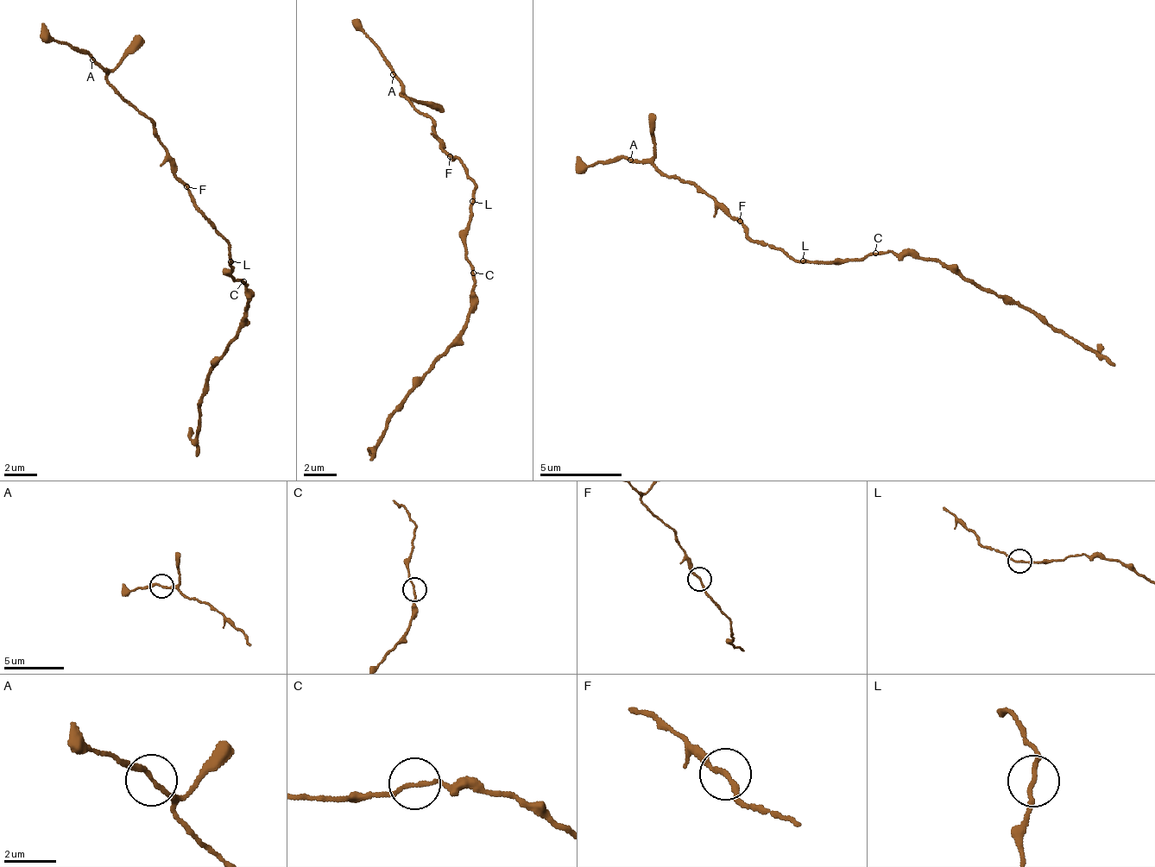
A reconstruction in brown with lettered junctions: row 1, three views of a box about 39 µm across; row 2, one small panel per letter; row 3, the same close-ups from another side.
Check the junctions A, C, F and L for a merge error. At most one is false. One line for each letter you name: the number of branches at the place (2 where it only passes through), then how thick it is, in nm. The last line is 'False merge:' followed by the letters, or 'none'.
A: 2 | 150 nm
False merge: A

